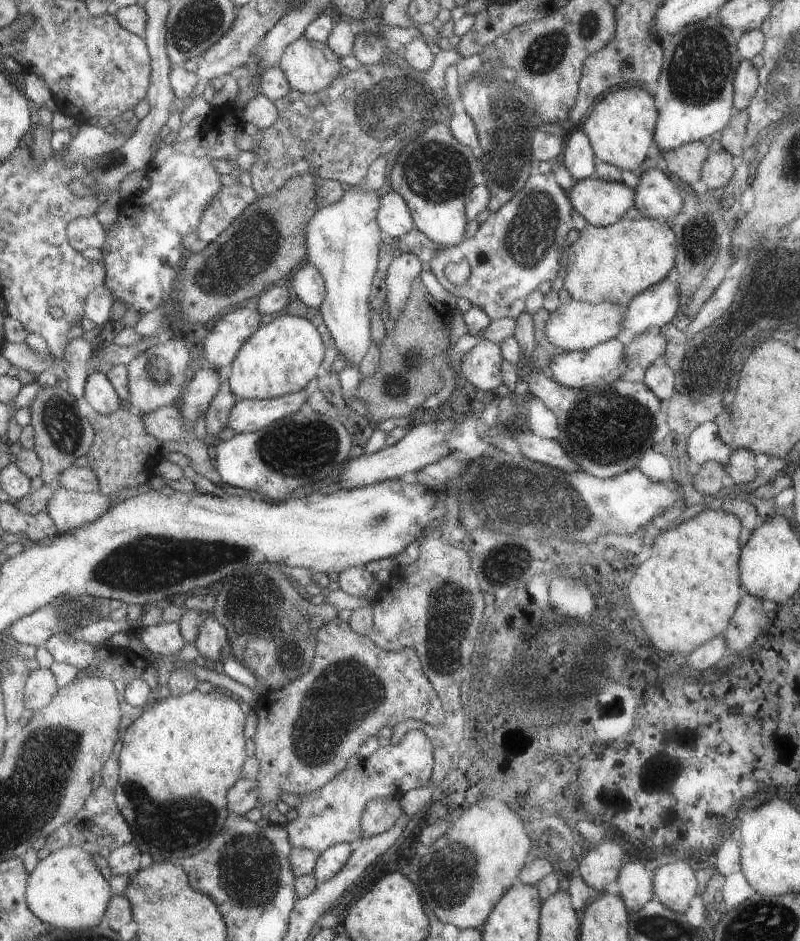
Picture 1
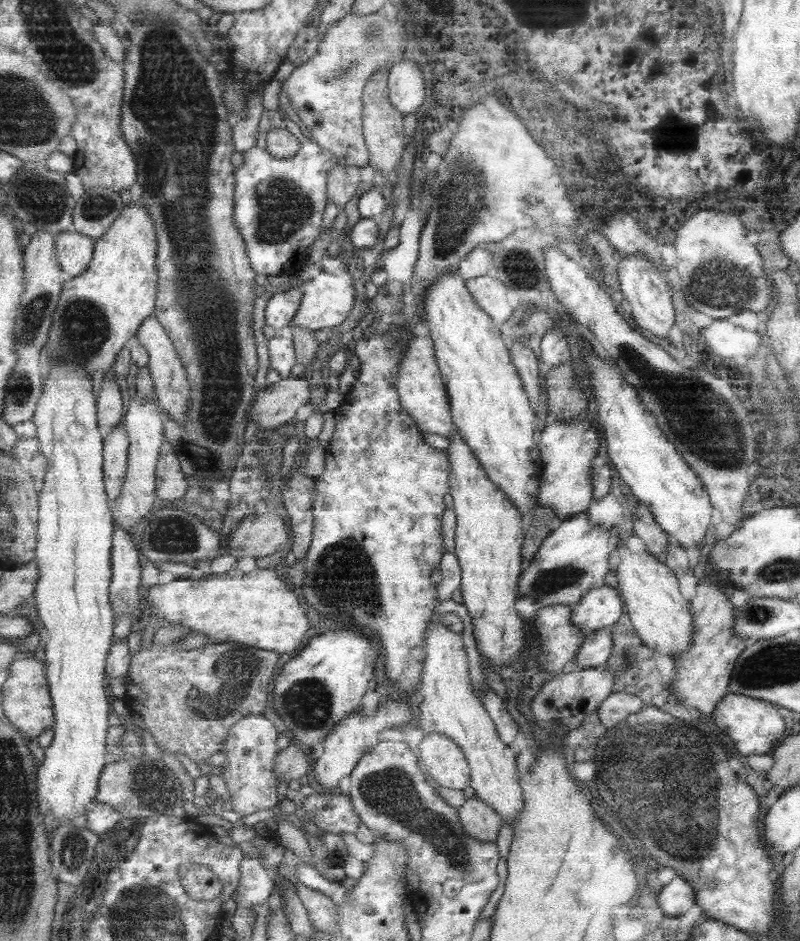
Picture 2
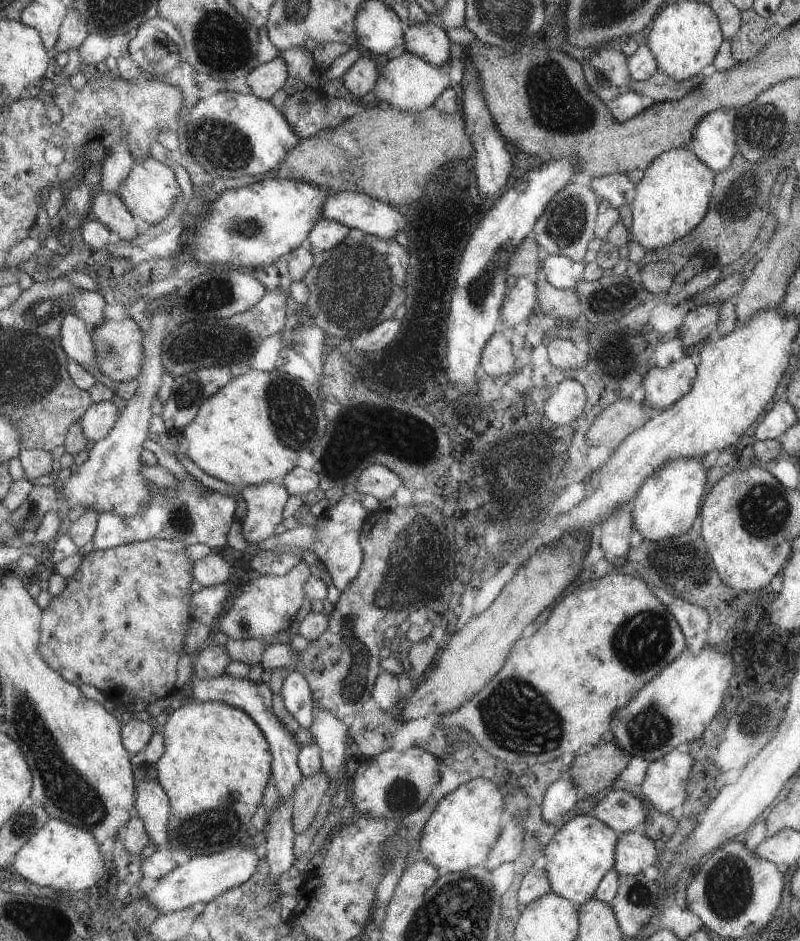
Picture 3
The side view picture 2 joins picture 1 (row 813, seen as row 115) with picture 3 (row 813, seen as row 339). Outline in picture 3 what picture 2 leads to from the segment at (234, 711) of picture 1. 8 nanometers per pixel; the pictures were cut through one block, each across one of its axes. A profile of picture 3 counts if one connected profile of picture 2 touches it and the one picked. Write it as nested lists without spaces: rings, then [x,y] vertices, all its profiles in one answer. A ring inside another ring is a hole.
[[[194,699],[188,700],[177,711],[170,712],[162,729],[166,746],[157,766],[157,780],[171,800],[172,820],[168,825],[172,842],[170,848],[182,858],[193,859],[239,845],[248,836],[251,818],[262,805],[263,792],[272,778],[274,757],[263,730],[247,712],[236,706],[222,701]]]

